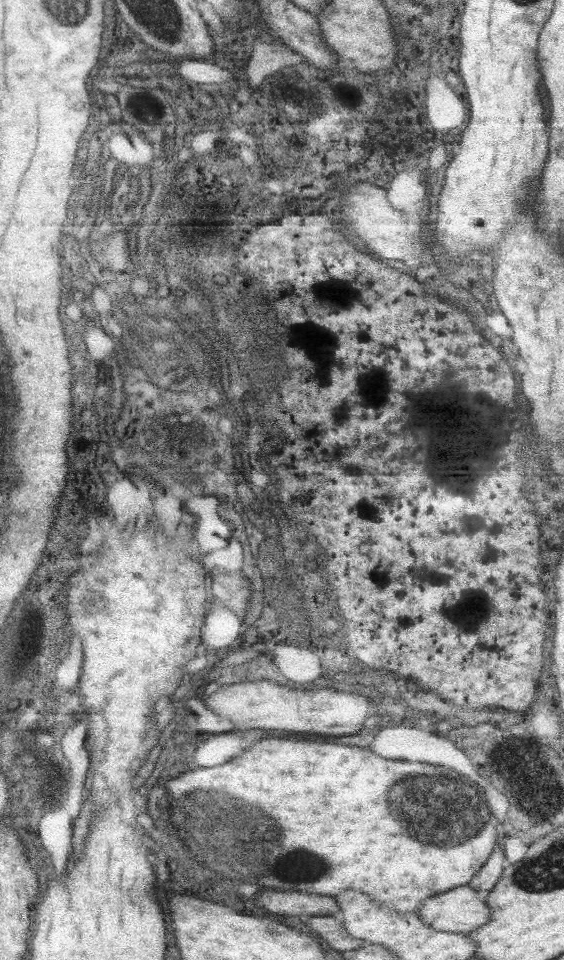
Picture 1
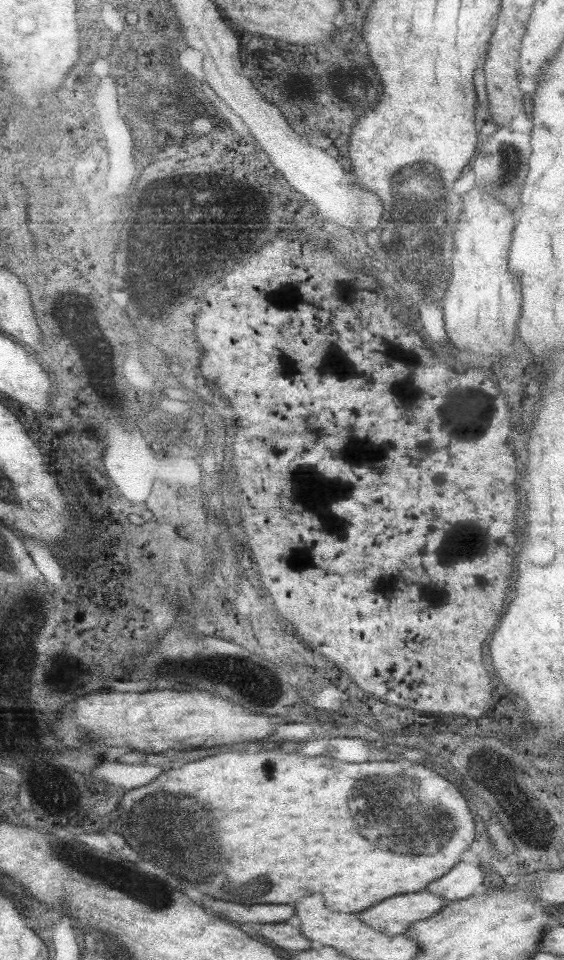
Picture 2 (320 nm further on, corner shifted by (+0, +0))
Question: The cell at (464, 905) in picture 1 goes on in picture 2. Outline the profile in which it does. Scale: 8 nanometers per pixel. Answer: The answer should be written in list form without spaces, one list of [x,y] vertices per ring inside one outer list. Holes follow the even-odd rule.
[[[419,891],[397,895],[357,915],[363,923],[387,935],[405,935],[415,922],[427,920],[447,906],[442,895]]]

